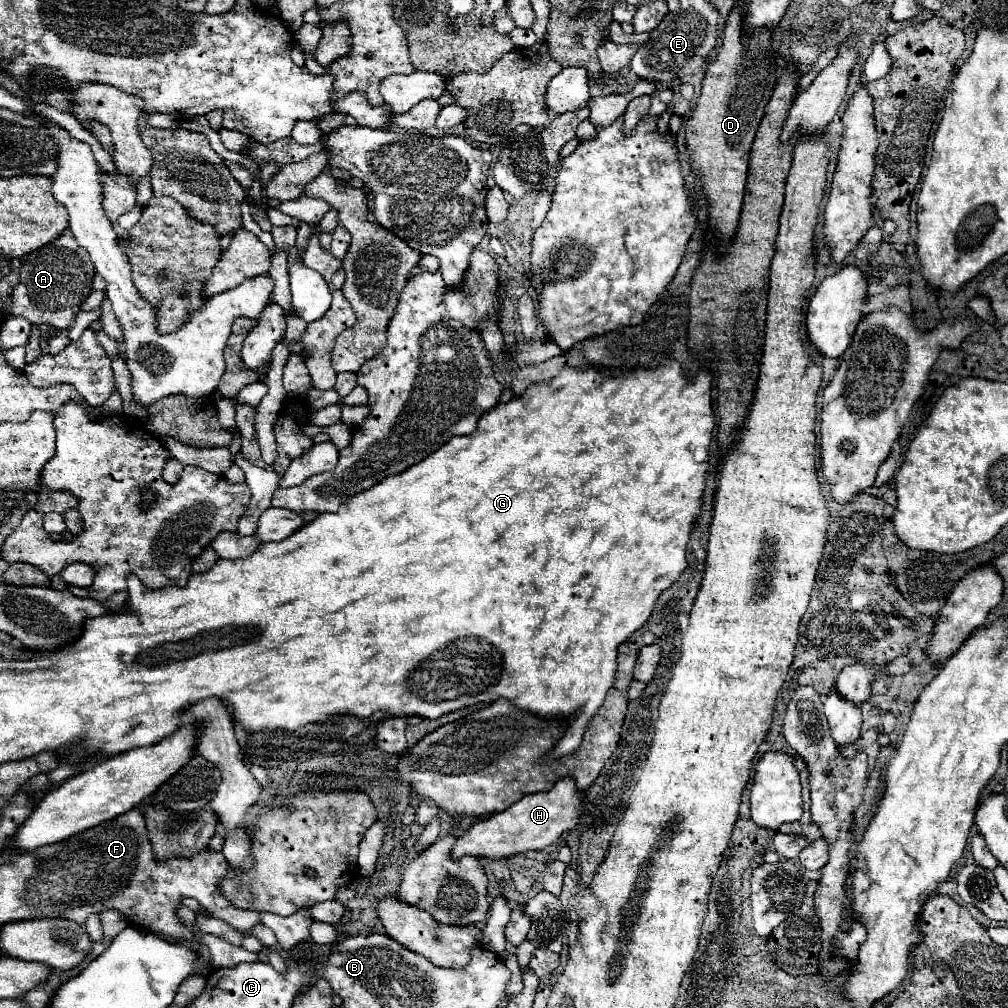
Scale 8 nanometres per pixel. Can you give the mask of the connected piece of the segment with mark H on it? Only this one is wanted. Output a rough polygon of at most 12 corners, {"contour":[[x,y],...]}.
{"contour":[[572,778],[458,836],[450,856],[500,860],[578,824]]}

